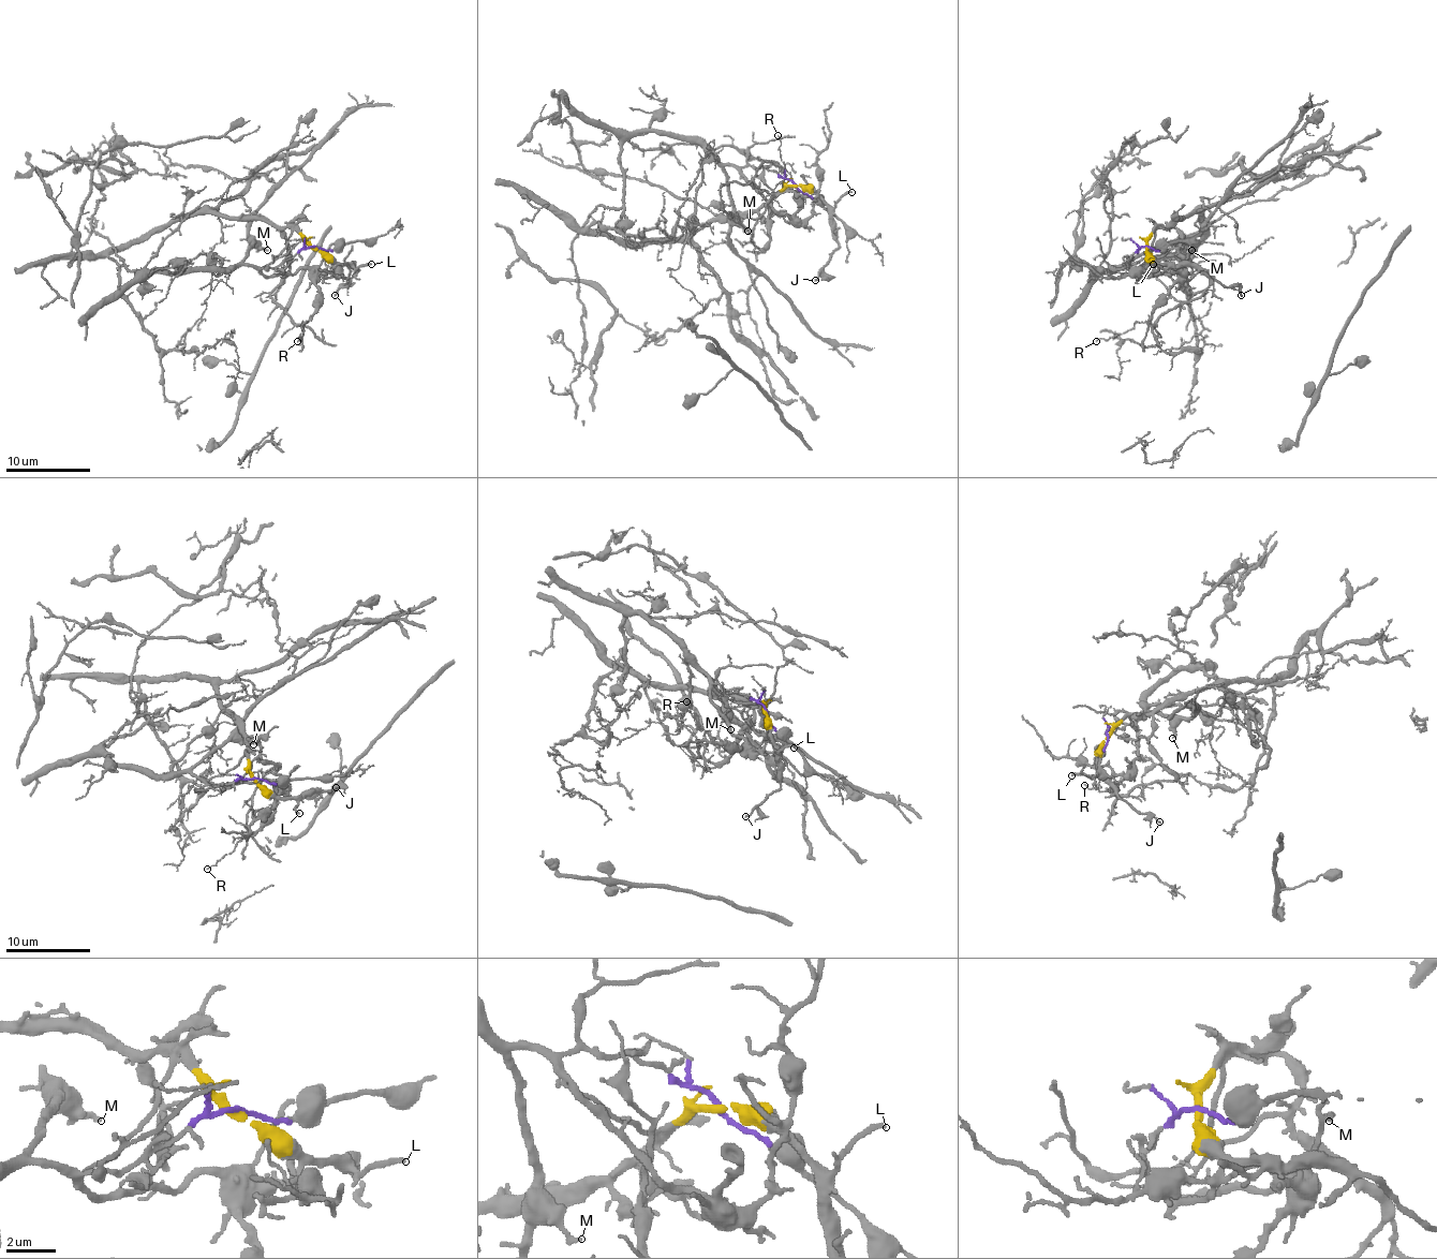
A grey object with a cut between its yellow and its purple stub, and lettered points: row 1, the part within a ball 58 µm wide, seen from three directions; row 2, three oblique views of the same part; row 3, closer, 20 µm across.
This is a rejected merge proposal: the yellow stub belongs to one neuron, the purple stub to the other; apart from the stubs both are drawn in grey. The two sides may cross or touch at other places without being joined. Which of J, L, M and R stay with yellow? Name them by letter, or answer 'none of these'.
J, L

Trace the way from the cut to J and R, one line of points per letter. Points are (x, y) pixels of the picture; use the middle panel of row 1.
J: (795, 186), (805, 186), (829, 210), (831, 236), (838, 245), (814, 280)
R: (795, 186), (768, 168), (742, 173), (774, 208), (793, 215), (799, 208), (783, 183), (779, 134)

